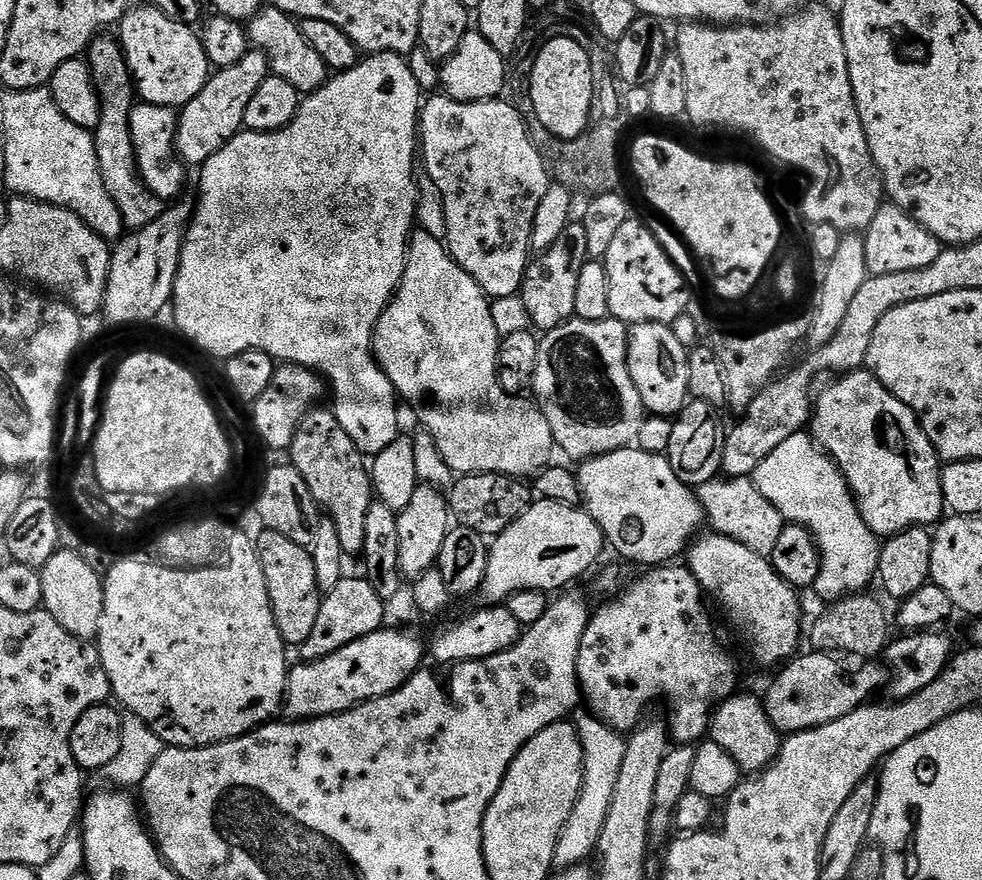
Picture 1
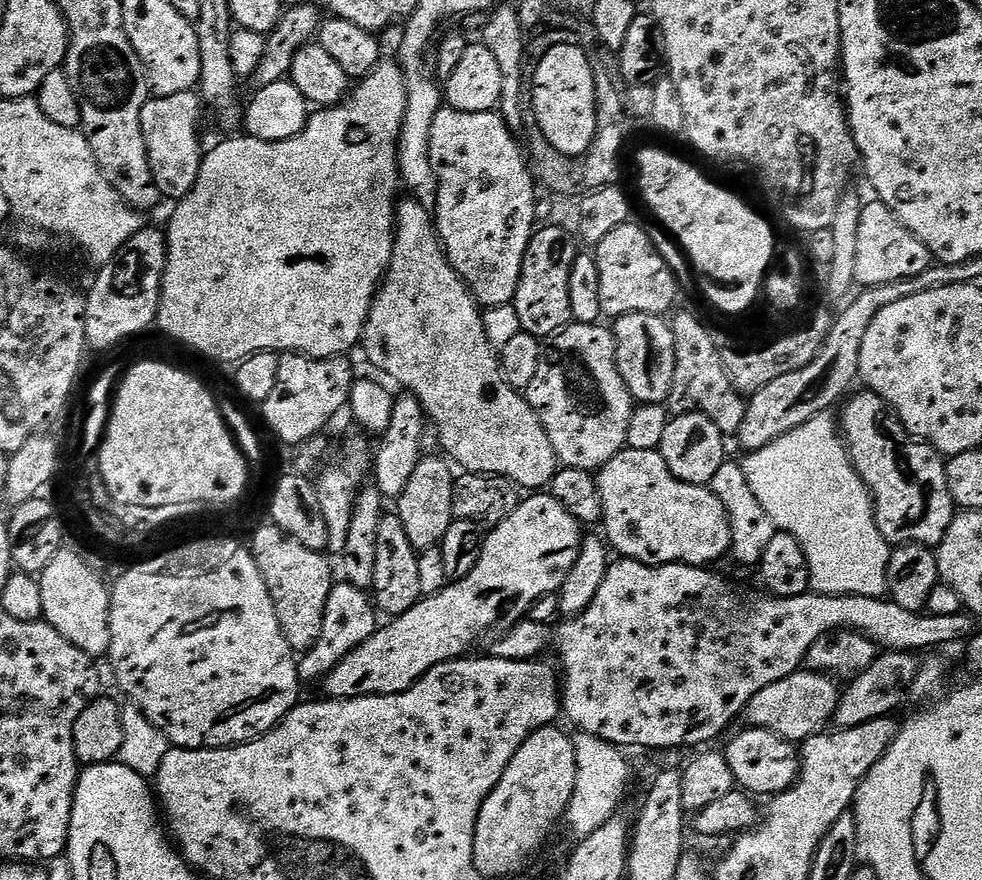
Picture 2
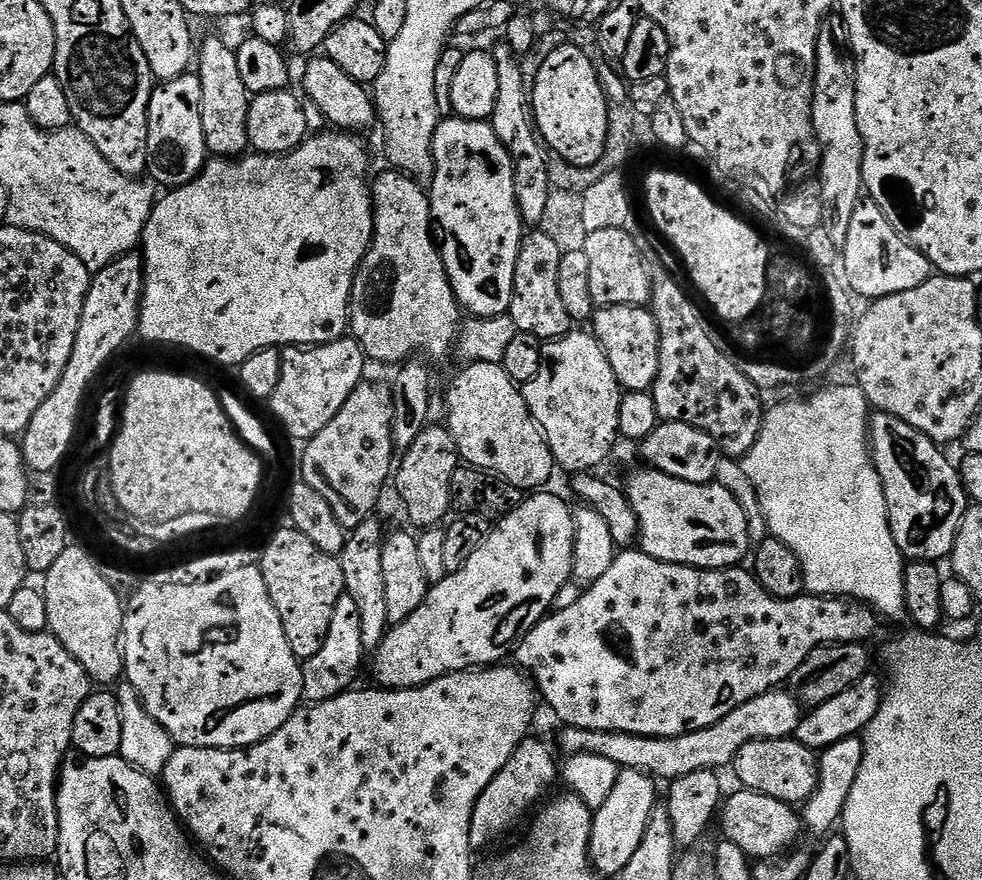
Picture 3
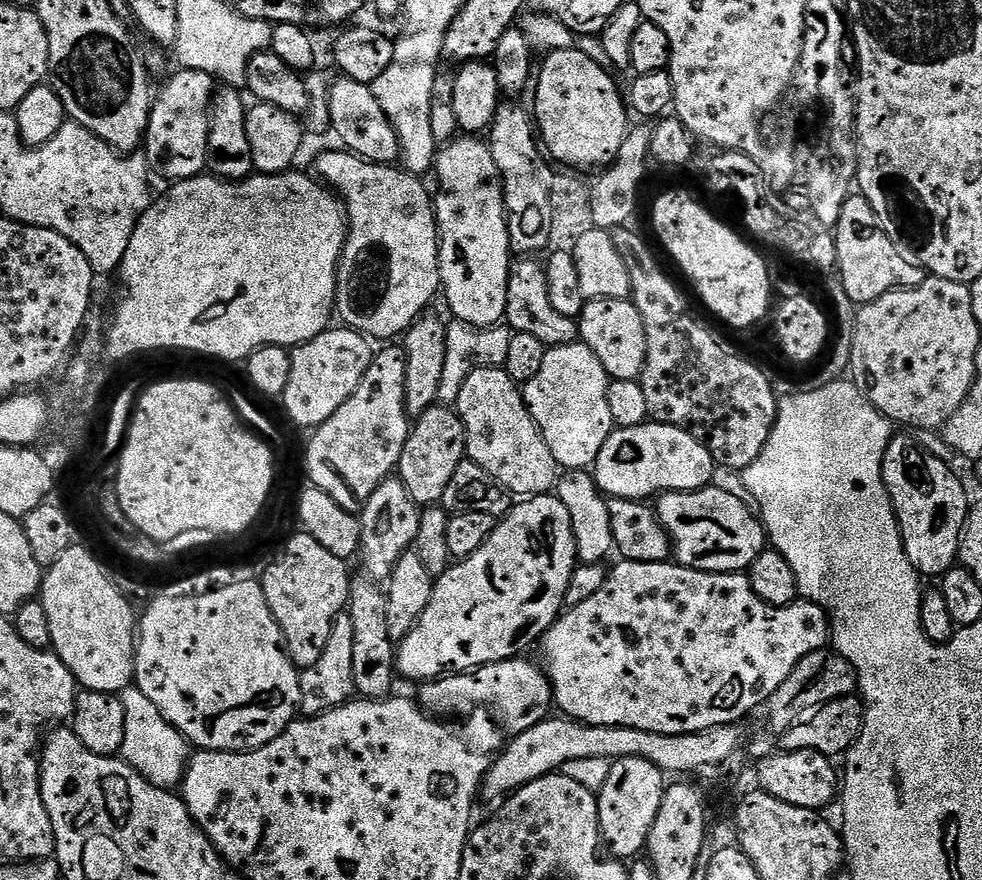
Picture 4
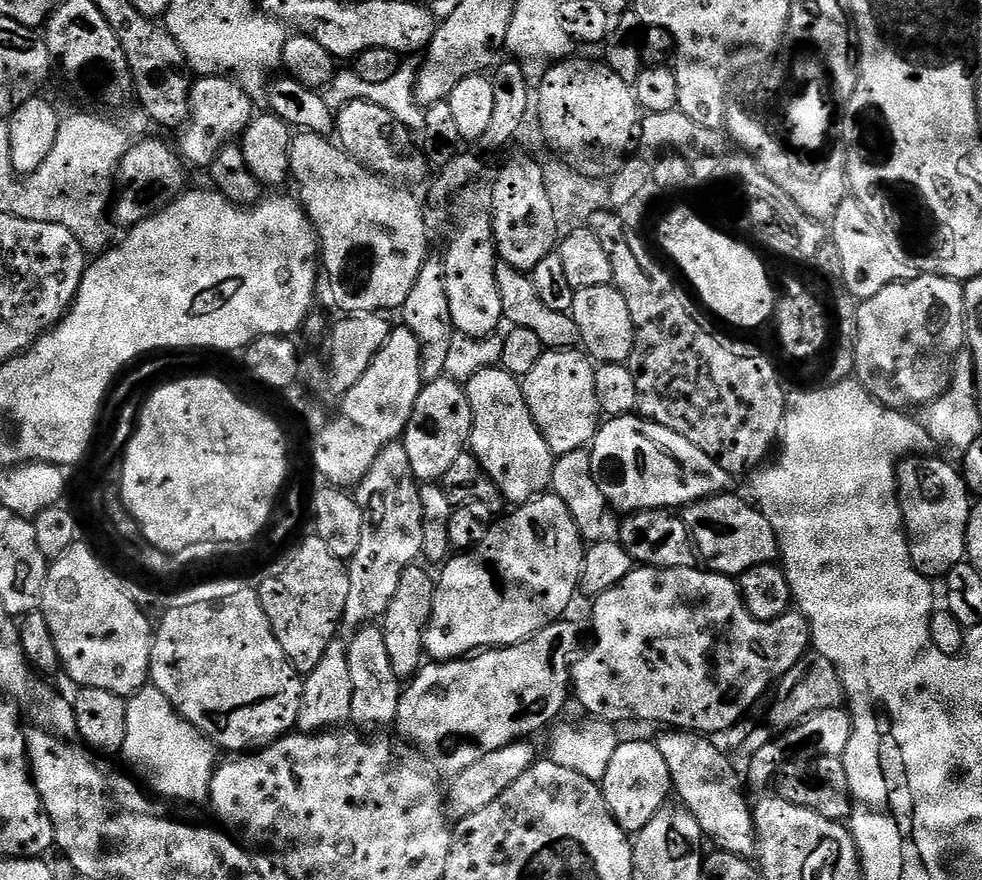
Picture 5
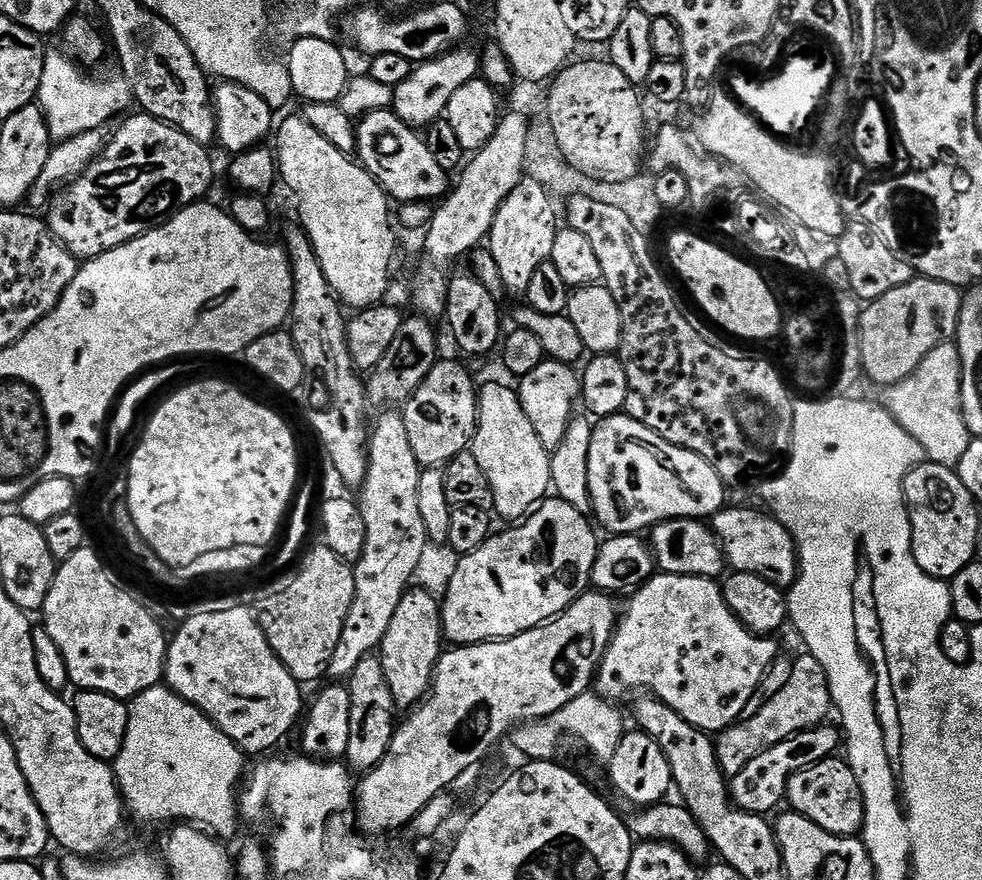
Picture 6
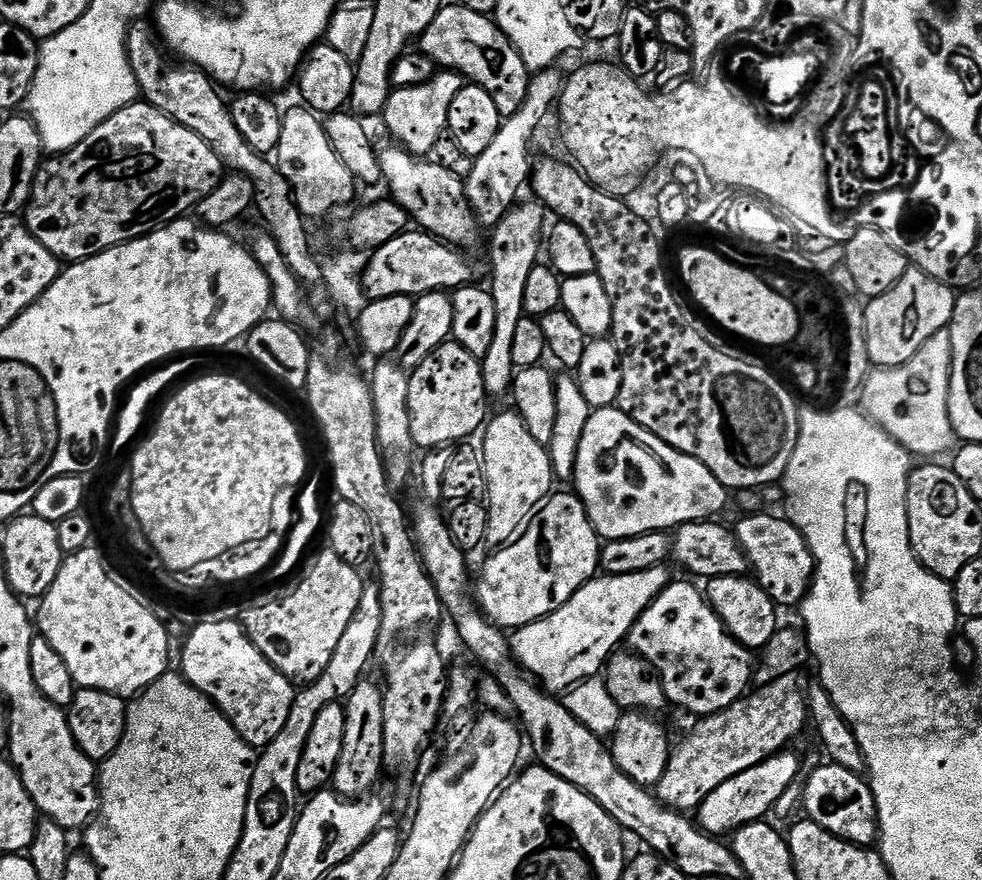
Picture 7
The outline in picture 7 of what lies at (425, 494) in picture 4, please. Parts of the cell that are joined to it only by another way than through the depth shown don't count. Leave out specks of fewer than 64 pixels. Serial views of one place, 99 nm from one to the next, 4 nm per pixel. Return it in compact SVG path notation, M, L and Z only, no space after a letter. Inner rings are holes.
M449 342L438 346L422 366L408 377L408 409L413 445L420 450L447 448L472 438L485 427L489 419L489 397L484 390L480 360L460 344Z

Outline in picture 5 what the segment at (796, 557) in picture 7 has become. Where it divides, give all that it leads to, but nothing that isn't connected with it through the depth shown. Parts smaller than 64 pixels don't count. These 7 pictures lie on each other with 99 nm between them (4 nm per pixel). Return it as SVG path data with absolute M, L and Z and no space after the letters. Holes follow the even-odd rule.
M721 494L707 496L705 500L696 500L683 509L682 519L707 571L738 578L754 566L773 563L780 555L780 547L770 522L766 522L759 508L747 499L739 500L732 495Z

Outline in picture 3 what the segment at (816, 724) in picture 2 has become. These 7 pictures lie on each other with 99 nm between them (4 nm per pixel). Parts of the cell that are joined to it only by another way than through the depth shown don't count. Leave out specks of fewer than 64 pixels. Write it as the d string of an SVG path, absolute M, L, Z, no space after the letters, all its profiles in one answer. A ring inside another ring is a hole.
M773 690L758 698L750 698L738 710L730 710L722 722L714 726L694 730L674 738L654 738L625 732L588 731L581 728L565 727L560 736L560 746L565 755L594 754L596 757L610 758L620 769L629 768L647 772L660 782L671 782L686 774L698 774L698 770L716 772L733 763L742 746L759 740L786 740L795 733L800 724L802 705L788 690Z

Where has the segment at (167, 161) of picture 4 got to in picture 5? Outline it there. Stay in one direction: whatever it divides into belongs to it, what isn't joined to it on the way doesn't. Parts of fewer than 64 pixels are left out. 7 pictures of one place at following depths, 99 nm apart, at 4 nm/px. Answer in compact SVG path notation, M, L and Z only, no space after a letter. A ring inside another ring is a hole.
M204 74L193 79L188 95L188 121L179 129L178 151L185 163L200 170L207 170L214 162L218 150L222 150L244 135L253 118L252 100L249 89L224 74Z

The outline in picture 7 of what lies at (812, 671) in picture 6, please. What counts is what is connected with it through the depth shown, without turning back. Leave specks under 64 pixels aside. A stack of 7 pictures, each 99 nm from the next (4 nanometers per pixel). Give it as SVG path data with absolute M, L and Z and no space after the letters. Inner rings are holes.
M791 672L774 682L757 687L757 692L749 691L724 712L697 719L696 729L692 732L693 748L688 744L680 744L671 749L666 770L660 781L654 785L656 799L661 800L667 808L675 808L681 814L695 813L709 792L719 784L734 778L734 774L742 774L742 770L750 770L750 766L758 766L758 762L762 762L767 756L791 745L788 743L810 724L807 694L809 681L799 680L800 678L797 673Z

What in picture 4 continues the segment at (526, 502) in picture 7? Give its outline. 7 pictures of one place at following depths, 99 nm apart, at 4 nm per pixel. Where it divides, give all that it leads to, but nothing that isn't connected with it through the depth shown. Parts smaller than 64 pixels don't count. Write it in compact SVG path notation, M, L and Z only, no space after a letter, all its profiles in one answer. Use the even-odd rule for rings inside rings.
M503 368L474 370L474 374L466 378L466 386L462 386L462 394L454 408L460 413L460 420L466 430L467 459L482 466L482 470L486 470L486 474L490 474L503 488L507 488L513 497L547 496L555 489L558 465L554 462L554 454L550 454L550 446L546 446L534 418L530 418L523 391L507 376Z

